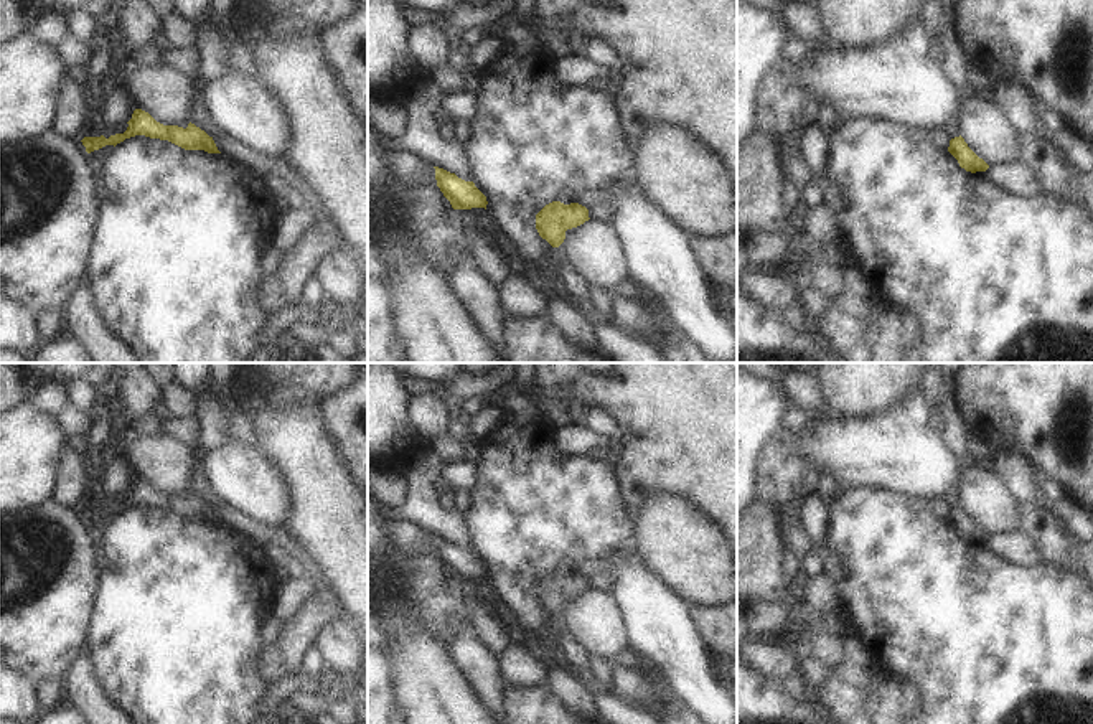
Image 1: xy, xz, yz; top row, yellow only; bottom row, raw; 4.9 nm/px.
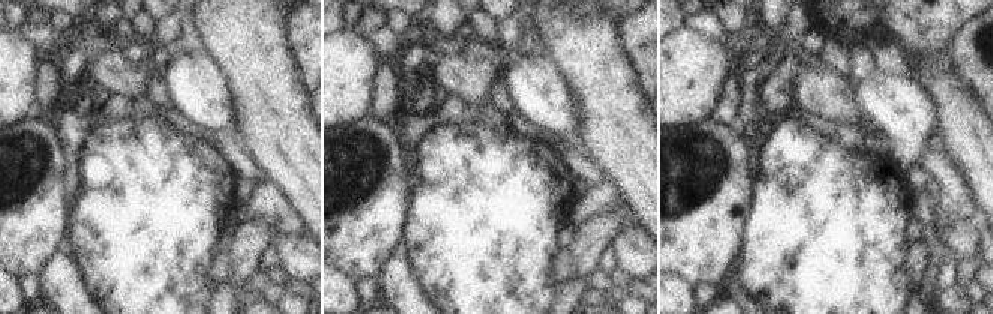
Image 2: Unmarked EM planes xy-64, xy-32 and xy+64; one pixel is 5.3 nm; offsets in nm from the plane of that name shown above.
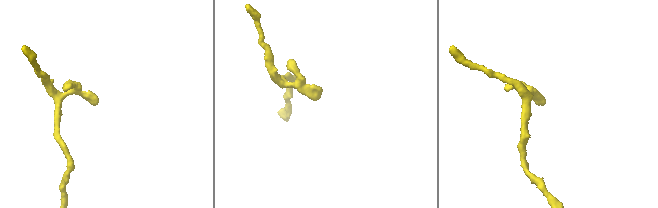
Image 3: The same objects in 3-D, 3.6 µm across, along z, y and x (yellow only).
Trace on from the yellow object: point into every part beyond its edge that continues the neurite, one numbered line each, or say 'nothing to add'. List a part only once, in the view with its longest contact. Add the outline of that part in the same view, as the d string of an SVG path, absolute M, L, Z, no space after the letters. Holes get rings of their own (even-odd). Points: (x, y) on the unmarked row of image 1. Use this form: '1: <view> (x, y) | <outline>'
nothing to add

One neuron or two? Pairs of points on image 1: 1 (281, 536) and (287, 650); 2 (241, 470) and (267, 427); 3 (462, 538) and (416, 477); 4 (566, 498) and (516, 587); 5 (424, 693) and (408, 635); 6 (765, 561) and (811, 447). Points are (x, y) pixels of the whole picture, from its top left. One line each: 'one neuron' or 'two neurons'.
1: one neuron
2: two neurons
3: one neuron
4: one neuron
5: one neuron
6: two neurons

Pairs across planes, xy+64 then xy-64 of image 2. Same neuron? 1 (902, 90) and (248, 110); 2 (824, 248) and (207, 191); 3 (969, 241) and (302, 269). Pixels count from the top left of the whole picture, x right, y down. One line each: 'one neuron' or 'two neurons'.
1: two neurons
2: one neuron
3: one neuron

